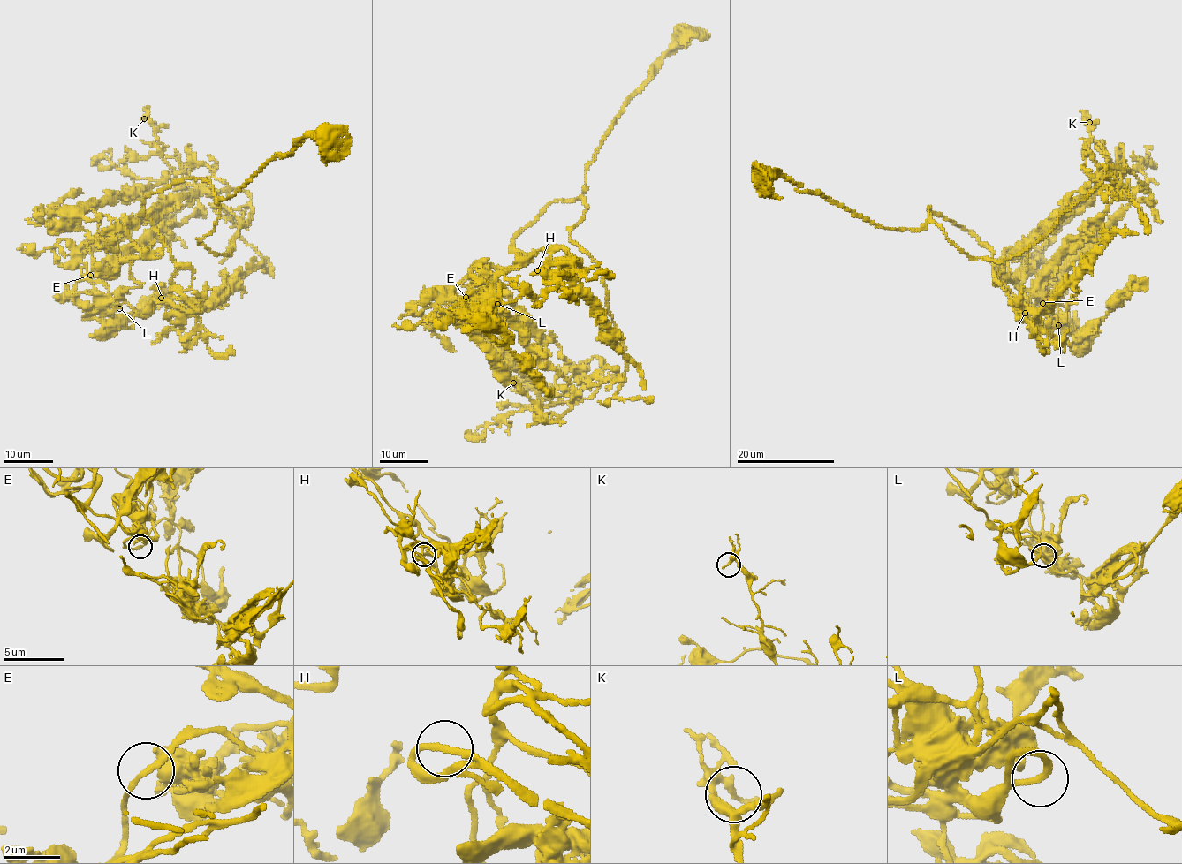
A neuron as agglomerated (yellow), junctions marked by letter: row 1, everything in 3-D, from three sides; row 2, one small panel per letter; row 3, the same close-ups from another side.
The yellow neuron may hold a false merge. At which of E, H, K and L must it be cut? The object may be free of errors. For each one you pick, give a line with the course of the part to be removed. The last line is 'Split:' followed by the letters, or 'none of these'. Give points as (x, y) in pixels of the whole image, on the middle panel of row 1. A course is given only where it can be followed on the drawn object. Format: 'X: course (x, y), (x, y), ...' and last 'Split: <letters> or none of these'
Split: none of these

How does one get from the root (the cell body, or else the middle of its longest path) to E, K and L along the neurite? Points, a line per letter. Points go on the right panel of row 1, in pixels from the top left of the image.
E: (763, 178), (790, 178), (798, 191), (886, 227), (919, 229), (928, 208), (991, 250), (1000, 279), (1042, 303)
K: (763, 178), (882, 226), (933, 222), (998, 261), (1041, 238), (1103, 165), (1128, 171), (1089, 122)
L: (763, 178), (790, 178), (798, 191), (886, 227), (919, 229), (928, 208), (988, 246), (1000, 279), (1058, 325)

